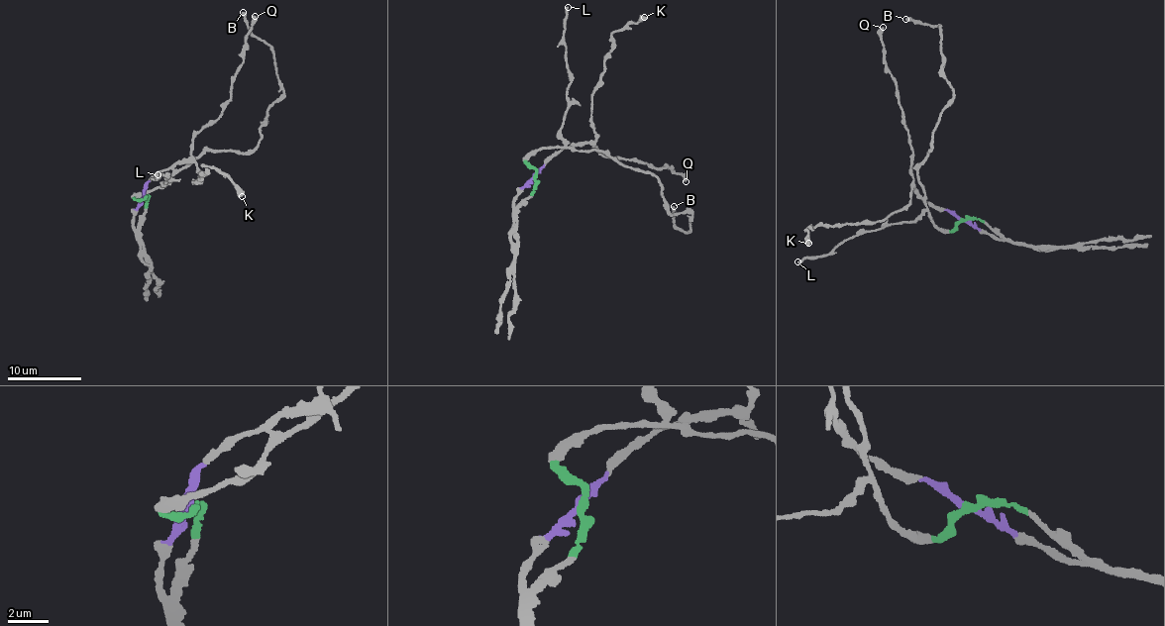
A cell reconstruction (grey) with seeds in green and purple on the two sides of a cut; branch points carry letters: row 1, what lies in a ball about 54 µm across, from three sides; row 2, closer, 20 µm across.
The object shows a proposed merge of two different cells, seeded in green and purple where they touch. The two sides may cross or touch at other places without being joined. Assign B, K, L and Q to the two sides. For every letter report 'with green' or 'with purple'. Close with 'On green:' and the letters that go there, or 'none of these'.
B: with green
K: with purple
L: with green
Q: with purple
On green: B, L

